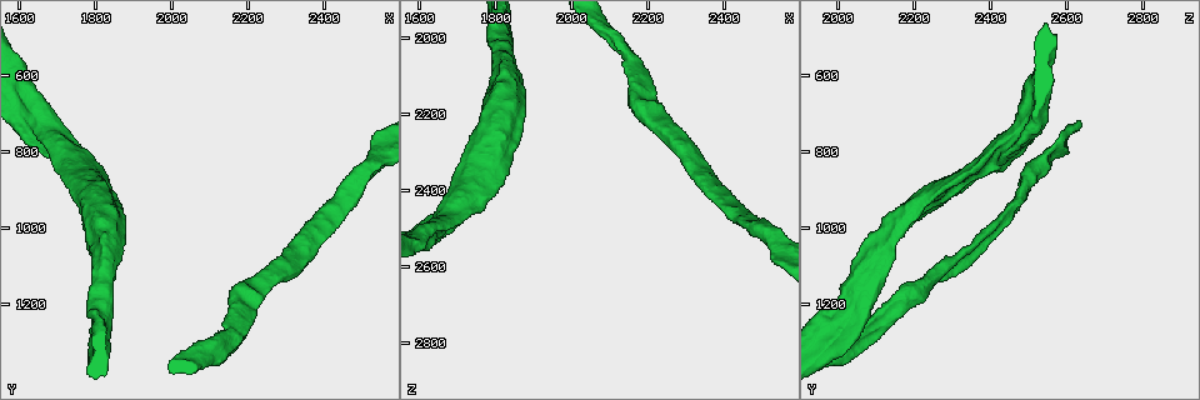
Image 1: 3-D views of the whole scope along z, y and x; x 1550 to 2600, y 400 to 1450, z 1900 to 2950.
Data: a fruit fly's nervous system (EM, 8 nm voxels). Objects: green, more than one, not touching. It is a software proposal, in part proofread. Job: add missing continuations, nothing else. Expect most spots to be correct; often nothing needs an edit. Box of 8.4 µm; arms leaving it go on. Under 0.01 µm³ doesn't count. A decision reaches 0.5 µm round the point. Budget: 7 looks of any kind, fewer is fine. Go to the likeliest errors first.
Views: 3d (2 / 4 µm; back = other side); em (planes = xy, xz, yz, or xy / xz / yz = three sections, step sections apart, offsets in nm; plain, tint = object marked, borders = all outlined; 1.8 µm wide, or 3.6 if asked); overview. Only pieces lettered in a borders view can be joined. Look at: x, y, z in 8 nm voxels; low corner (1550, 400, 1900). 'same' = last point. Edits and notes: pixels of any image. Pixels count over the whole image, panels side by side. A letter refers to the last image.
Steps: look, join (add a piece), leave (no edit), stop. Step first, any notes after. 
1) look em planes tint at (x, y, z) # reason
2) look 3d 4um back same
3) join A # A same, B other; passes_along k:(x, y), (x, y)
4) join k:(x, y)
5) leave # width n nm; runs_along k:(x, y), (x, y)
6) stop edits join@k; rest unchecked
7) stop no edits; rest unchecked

look 3d 4um back at (2530, 755, 2585) # branch stops here

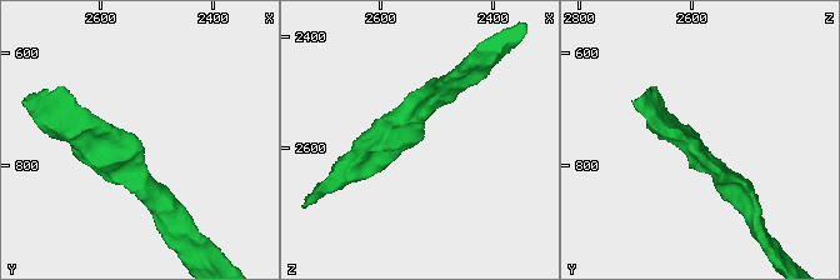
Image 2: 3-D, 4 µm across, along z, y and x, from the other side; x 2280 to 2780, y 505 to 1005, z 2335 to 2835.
look em planes borders at (2530, 760, 2580)

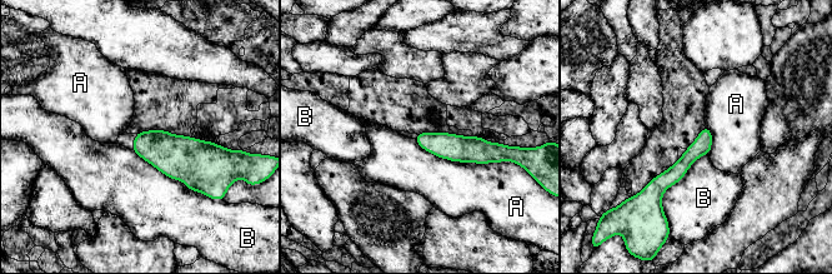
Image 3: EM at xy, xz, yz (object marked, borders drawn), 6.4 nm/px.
leave # longest_contact A 600 nm; A other, B other; border 3:(414, 139), (450, 160), (502, 162); none of them fits

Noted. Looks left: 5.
look em 3.6um planes tint at (1730, 795, 2425) # a fork

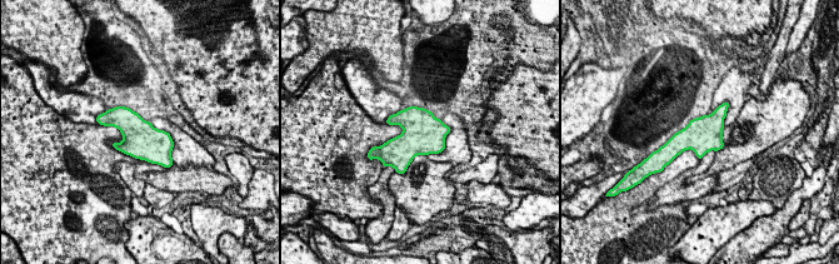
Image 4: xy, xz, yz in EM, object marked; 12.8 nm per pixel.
look em 3.6um planes borders same

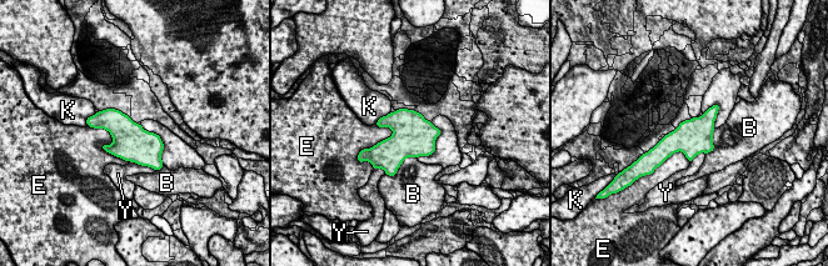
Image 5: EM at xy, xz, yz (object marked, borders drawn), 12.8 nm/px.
leave # width 460 nm; B other, E other, K other, Y other; border 5:(88, 125), (129, 161); none of them fits

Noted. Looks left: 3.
look em planes plain at (2315, 1035, 2365) # branch stops here

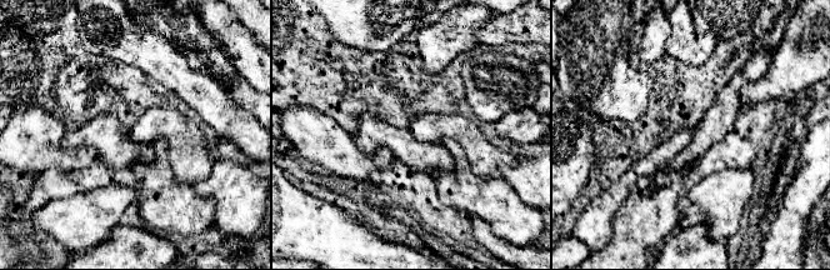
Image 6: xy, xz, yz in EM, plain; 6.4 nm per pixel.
look em planes borders same # see the neighbours

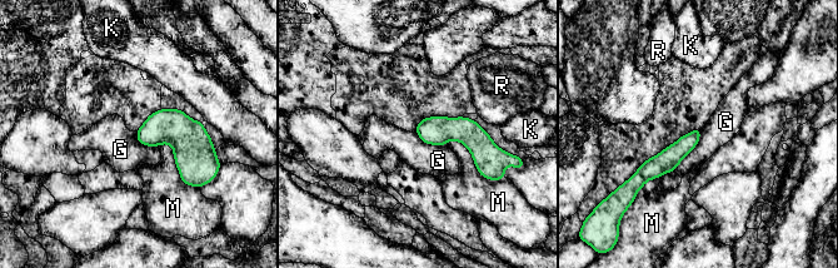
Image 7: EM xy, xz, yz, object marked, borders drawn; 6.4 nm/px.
leave # width 120 nm; G other, K other, M other, R other; runs_along 7:(698, 132), (641, 180); no lettered piece goes on from it

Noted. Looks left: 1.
stop no edits; rest unchecked

